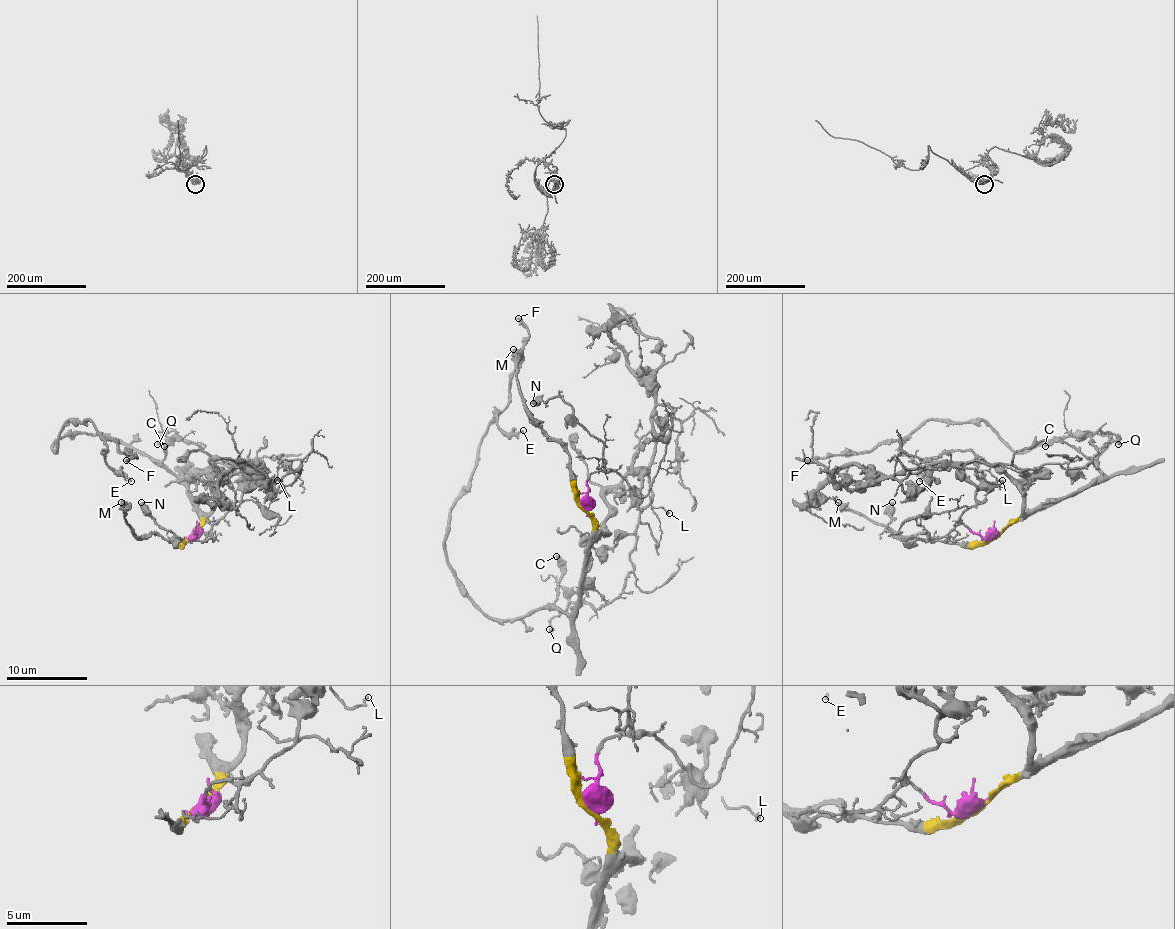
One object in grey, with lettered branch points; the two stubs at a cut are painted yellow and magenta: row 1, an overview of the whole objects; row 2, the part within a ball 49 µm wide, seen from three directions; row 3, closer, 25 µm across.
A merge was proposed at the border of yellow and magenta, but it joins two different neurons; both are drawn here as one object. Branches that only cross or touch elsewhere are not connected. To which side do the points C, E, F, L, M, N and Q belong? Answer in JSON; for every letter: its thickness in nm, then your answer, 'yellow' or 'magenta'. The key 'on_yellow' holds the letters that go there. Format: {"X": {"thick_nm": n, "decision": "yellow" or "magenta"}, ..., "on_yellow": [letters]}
{"C": {"thick_nm": 300, "decision": "yellow"}, "E": {"thick_nm": 120, "decision": "yellow"}, "F": {"thick_nm": 260, "decision": "yellow"}, "L": {"thick_nm": 140, "decision": "magenta"}, "M": {"thick_nm": 380, "decision": "yellow"}, "N": {"thick_nm": 500, "decision": "magenta"}, "Q": {"thick_nm": 200, "decision": "magenta"}, "on_yellow": ["C", "E", "F", "M"]}

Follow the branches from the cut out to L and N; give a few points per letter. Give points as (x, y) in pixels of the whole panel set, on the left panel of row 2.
L: (190, 536), (200, 522), (217, 522), (239, 504), (257, 461), (257, 475), (268, 485), (278, 479)
N: (190, 536), (196, 534), (194, 528), (207, 522), (211, 536), (182, 540), (160, 526), (141, 502)

